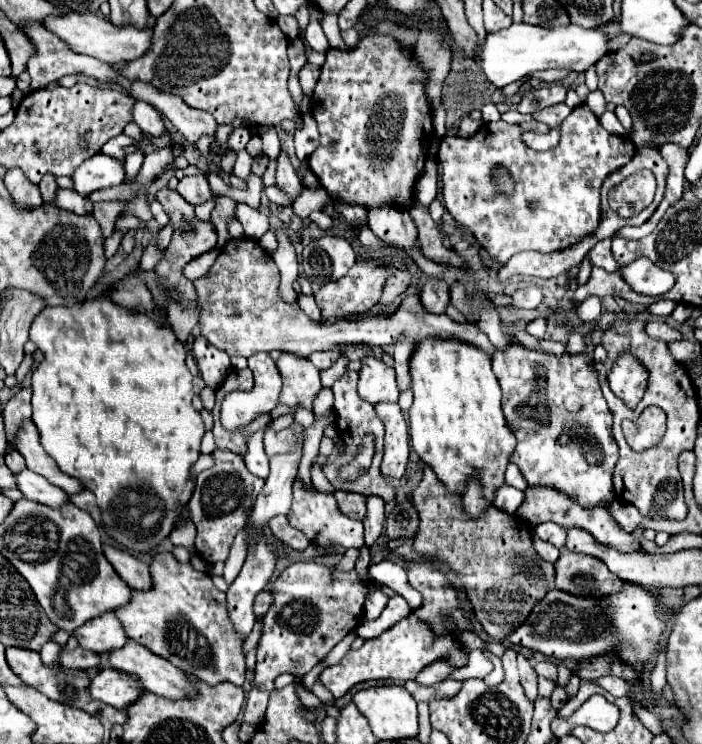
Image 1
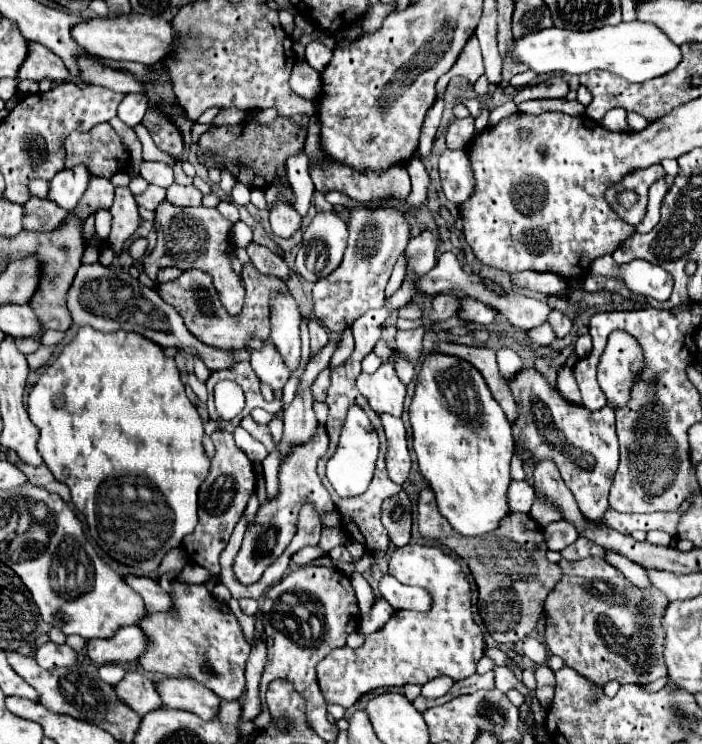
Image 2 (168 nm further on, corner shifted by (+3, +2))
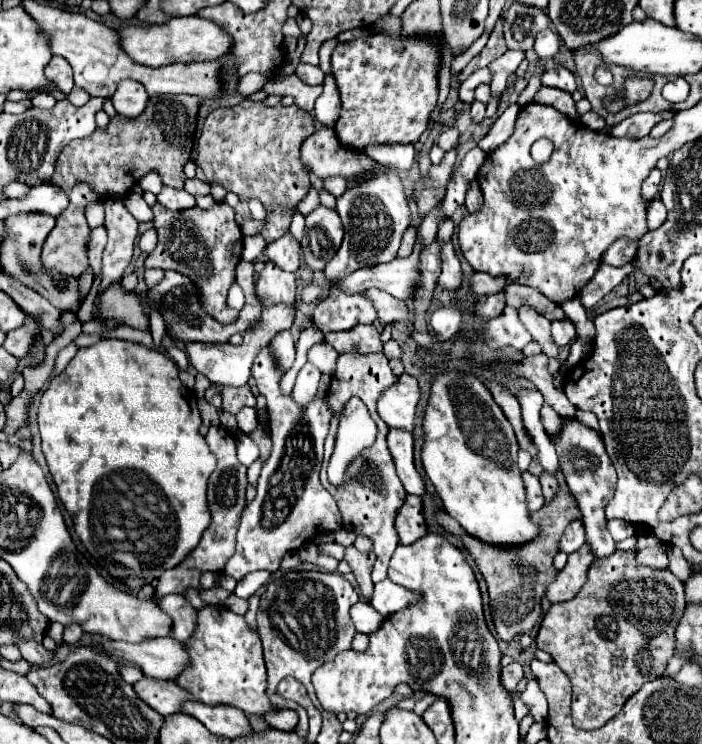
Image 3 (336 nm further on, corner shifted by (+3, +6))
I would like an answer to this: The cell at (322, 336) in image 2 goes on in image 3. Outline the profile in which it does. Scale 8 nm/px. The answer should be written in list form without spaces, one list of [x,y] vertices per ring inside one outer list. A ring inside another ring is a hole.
[[[304,365],[296,377],[296,385],[294,385],[294,399],[298,405],[306,405],[314,393],[318,391],[318,381],[320,381],[320,371],[316,367],[308,367]]]

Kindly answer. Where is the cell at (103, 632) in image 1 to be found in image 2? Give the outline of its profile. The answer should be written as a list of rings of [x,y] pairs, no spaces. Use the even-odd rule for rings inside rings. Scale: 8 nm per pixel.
[[[124,625],[108,641],[92,639],[88,641],[88,657],[98,663],[118,663],[118,661],[136,661],[146,649],[146,637],[136,625]]]

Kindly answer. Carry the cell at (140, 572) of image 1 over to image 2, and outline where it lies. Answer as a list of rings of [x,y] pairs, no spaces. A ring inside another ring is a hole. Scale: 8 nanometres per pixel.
[[[124,575],[124,581],[144,599],[146,611],[148,613],[160,613],[160,611],[168,611],[172,605],[170,595],[160,587],[158,579],[150,579],[146,575]]]

